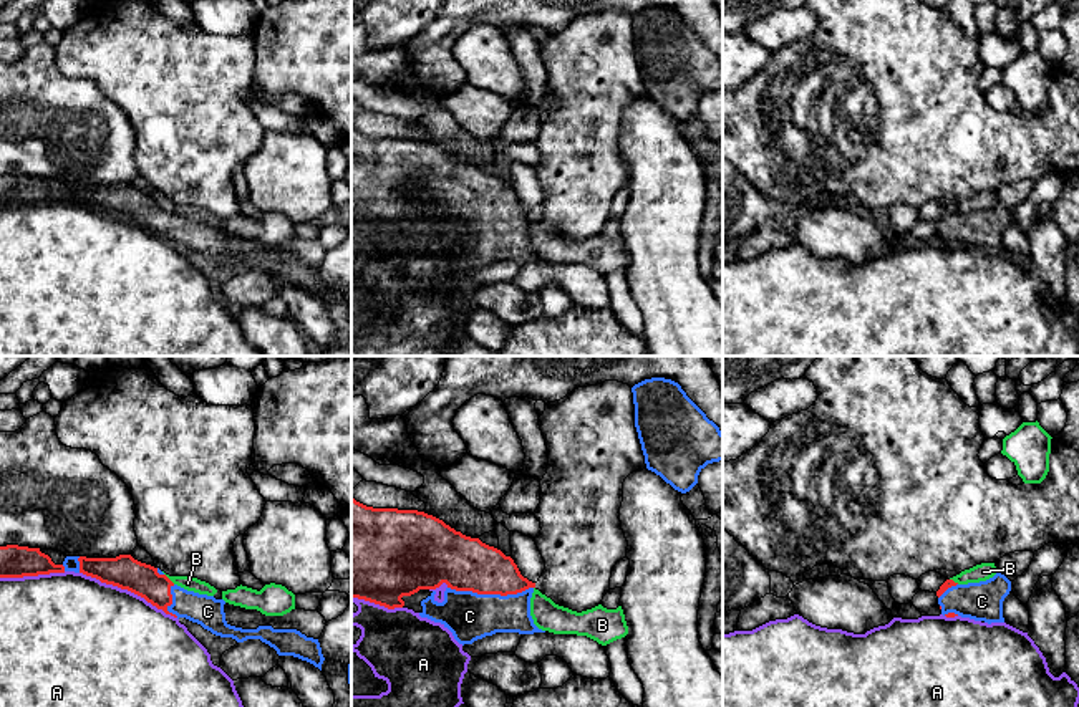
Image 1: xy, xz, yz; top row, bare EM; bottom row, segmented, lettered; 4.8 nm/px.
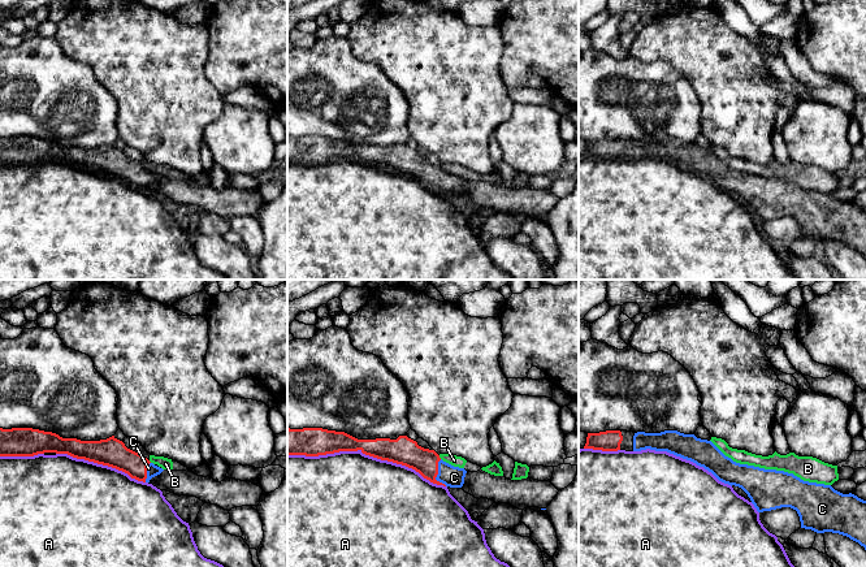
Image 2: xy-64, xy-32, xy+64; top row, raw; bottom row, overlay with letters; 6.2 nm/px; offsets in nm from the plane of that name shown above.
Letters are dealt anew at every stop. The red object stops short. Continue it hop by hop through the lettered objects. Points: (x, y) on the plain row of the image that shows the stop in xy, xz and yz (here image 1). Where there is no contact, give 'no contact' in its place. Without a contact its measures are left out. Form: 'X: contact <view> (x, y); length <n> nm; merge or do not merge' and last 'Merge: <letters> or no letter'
A: contact xy (128, 219); length 500 nm; do not merge
B: contact xy (168, 207); length 80 nm; do not merge
C: contact xz (491, 222); length 420 nm; merge
Merge: C

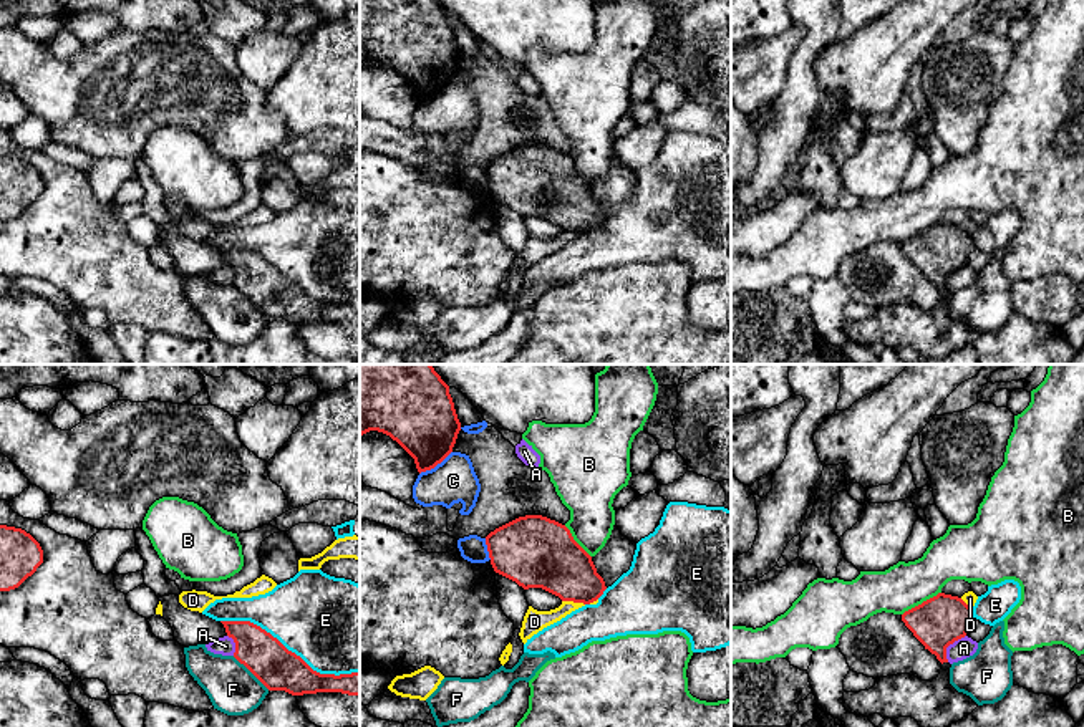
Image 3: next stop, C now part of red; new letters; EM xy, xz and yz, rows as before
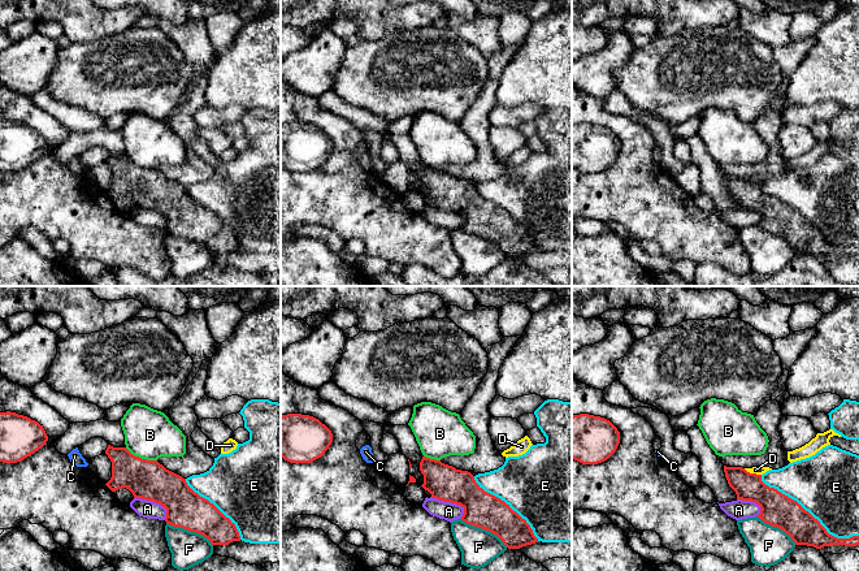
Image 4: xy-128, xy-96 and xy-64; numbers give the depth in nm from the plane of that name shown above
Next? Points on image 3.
A: contact yz (948, 274); length 160 nm; do not merge
B: contact yz (922, 232); length 220 nm; do not merge
C: contact xz (435, 95); length 200 nm; do not merge
D: contact xz (574, 231); length 110 nm; do not merge
E: contact xy (290, 280); length 700 nm; do not merge
F: contact xy (251, 300); length 240 nm; do not merge
Merge: no letter

